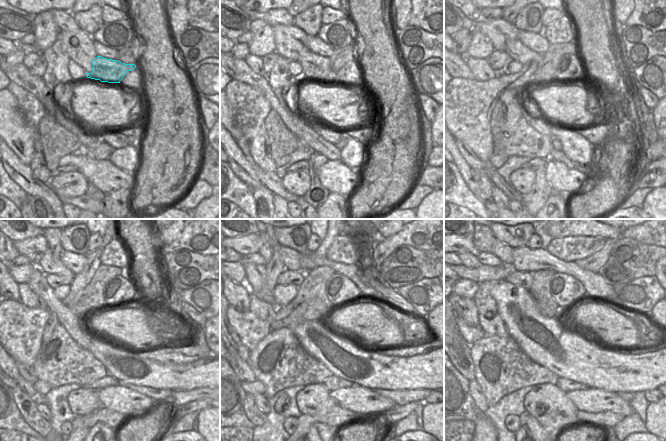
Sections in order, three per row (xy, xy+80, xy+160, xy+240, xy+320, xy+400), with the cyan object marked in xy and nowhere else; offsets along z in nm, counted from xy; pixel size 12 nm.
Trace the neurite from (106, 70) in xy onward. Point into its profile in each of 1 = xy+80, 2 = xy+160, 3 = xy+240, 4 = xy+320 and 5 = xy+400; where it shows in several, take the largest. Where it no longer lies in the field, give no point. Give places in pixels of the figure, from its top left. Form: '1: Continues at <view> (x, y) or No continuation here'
1: Continues at xy+80 (315, 66)
2: Continues at xy+160 (516, 50)
3: Continues at xy+240 (47, 264)
4: Continues at xy+320 (266, 250)
5: Continues at xy+400 (484, 239).

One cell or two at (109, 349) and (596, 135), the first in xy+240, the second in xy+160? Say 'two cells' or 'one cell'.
two cells

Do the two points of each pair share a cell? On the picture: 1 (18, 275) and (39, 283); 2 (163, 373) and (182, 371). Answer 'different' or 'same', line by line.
1: different
2: same

